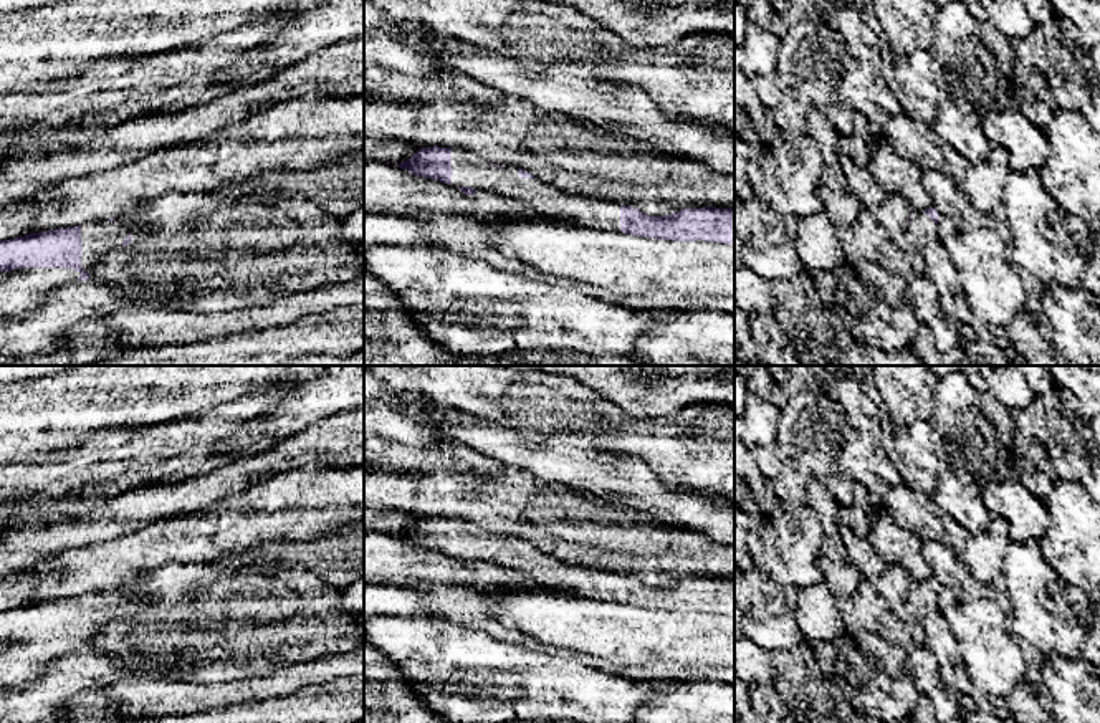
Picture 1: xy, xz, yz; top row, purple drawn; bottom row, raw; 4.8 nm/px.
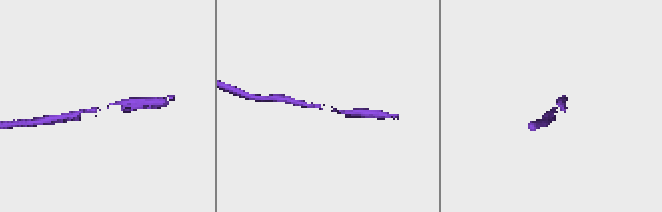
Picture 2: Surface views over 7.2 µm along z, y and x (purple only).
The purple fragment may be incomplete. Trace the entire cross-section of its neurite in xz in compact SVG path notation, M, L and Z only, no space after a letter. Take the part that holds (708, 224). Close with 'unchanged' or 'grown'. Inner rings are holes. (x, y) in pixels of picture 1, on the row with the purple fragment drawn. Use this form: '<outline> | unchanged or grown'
M420 147L397 165L414 175L453 185L466 195L483 190L523 200L538 215L576 227L658 240L734 245L734 208L683 208L652 217L630 205L556 190L523 169L501 167L458 147Z | grown

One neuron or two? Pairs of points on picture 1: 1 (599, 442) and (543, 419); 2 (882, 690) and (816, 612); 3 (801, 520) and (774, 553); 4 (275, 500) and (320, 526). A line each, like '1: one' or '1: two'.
1: one
2: two
3: one
4: one

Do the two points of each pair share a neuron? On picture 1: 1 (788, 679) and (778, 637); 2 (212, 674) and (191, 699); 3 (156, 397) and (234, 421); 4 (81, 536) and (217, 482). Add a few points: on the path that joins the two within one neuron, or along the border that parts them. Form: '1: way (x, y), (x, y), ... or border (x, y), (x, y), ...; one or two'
1: border (804, 639), (789, 649), (776, 649), (771, 654); two
2: border (162, 675), (197, 680), (200, 684); two
3: border (240, 396), (166, 421); two
4: way (114, 513), (126, 513), (151, 502), (184, 497); one

